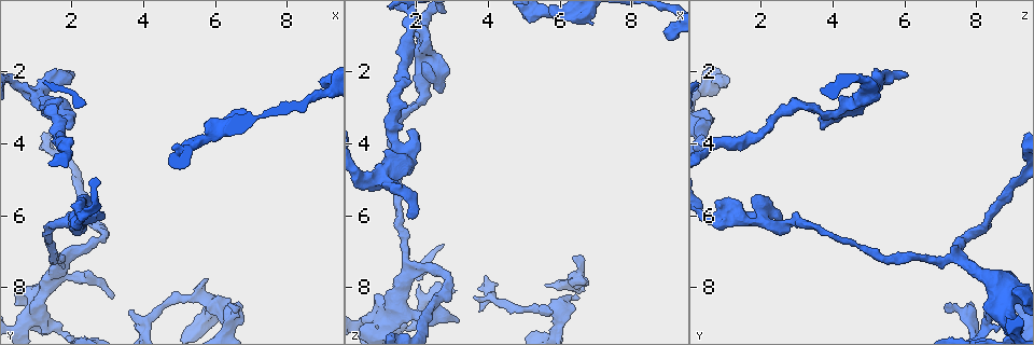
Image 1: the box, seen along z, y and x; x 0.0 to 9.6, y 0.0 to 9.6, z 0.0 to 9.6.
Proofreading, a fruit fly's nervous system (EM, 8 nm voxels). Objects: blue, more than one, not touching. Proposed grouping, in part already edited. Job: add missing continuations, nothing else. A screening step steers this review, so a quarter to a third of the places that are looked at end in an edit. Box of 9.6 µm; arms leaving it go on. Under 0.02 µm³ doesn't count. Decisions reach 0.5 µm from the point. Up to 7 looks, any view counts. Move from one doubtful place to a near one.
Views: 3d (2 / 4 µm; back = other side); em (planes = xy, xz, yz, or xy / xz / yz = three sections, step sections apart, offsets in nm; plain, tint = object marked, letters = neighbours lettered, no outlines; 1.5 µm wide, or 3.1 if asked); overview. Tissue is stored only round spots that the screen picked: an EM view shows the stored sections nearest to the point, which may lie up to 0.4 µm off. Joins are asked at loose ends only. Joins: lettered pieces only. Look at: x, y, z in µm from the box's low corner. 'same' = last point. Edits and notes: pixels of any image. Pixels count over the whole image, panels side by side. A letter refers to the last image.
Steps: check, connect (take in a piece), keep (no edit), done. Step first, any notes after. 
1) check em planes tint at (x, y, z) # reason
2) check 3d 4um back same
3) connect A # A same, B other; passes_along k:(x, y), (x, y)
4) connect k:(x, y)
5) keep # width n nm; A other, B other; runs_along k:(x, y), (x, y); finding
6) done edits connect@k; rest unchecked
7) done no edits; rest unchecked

check em planes letters at (1.85, 2.05, 6.05) # free end

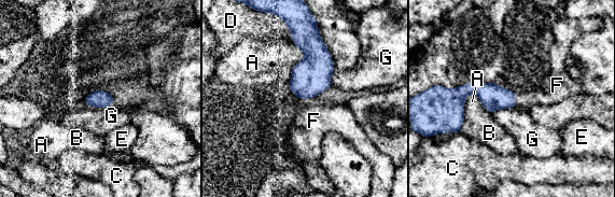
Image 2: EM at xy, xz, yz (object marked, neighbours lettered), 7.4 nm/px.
connect F # A other, B other, C other, D other, E other, F same, G other; passes_along 2:(492, 97), (514, 99), (546, 94); it goes on there

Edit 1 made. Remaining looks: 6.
check overview

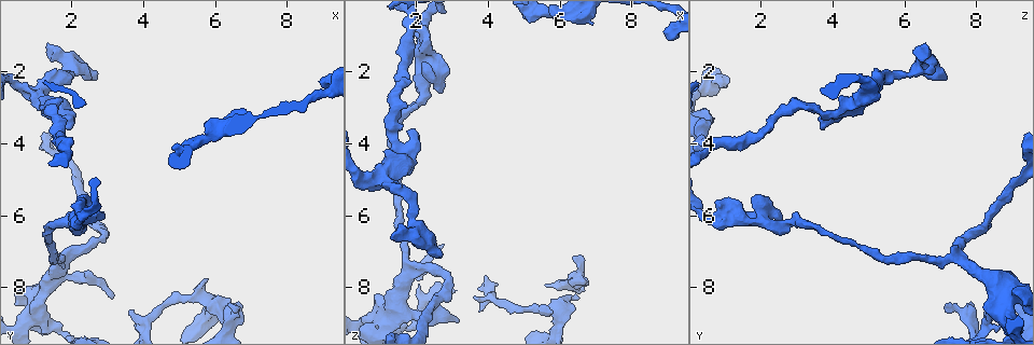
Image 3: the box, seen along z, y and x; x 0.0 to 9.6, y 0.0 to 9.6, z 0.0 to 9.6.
check 3d 2um back at (5.80, 7.80, 8.75) # thin end

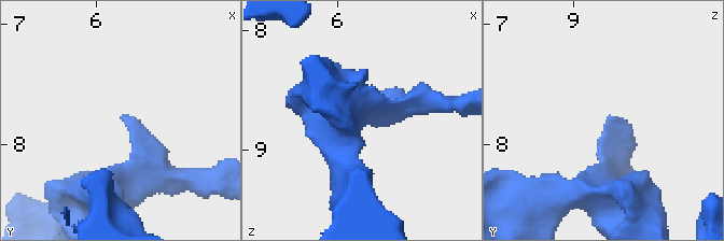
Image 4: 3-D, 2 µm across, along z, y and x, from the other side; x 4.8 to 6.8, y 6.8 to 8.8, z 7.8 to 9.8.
check em xy step 8 tint at (5.78, 7.80, 8.72)

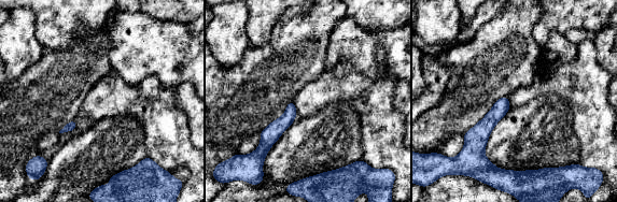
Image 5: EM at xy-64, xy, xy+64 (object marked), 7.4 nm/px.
check em planes letters same

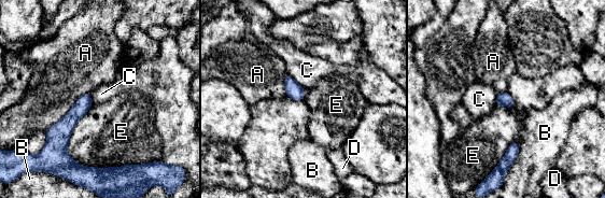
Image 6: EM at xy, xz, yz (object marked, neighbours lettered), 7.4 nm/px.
keep # longest_contact E 550 nm; A other, B other, C other, D other, E other; border 6:(92, 104), (67, 152), (128, 165); none of them fits

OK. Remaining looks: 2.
check 3d 4um at (9.00, 2.35, 0.80) # long arm stops here

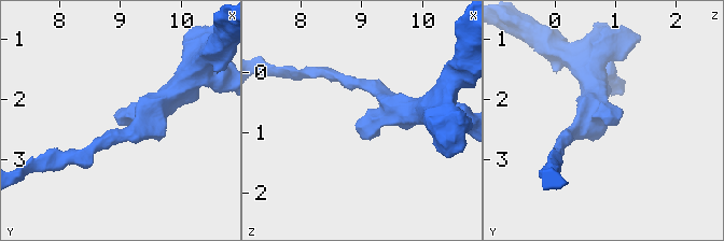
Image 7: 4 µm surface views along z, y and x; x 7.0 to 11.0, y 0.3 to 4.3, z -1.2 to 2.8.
check em yz step 4 letters at (8.95, 2.40, 0.85) # shape alone is not enough

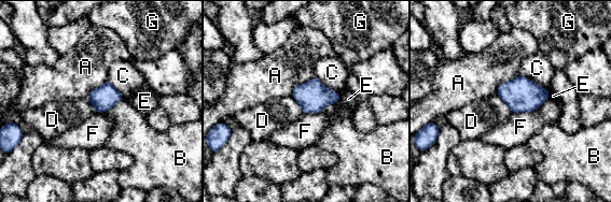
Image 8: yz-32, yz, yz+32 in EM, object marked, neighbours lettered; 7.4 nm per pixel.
keep # width 180 nm; A other, B other, C other, D other, E other, F other, G other; border 8:(124, 99), (101, 113); none of them fits

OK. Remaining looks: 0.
done edits connect@2; rest unchecked

